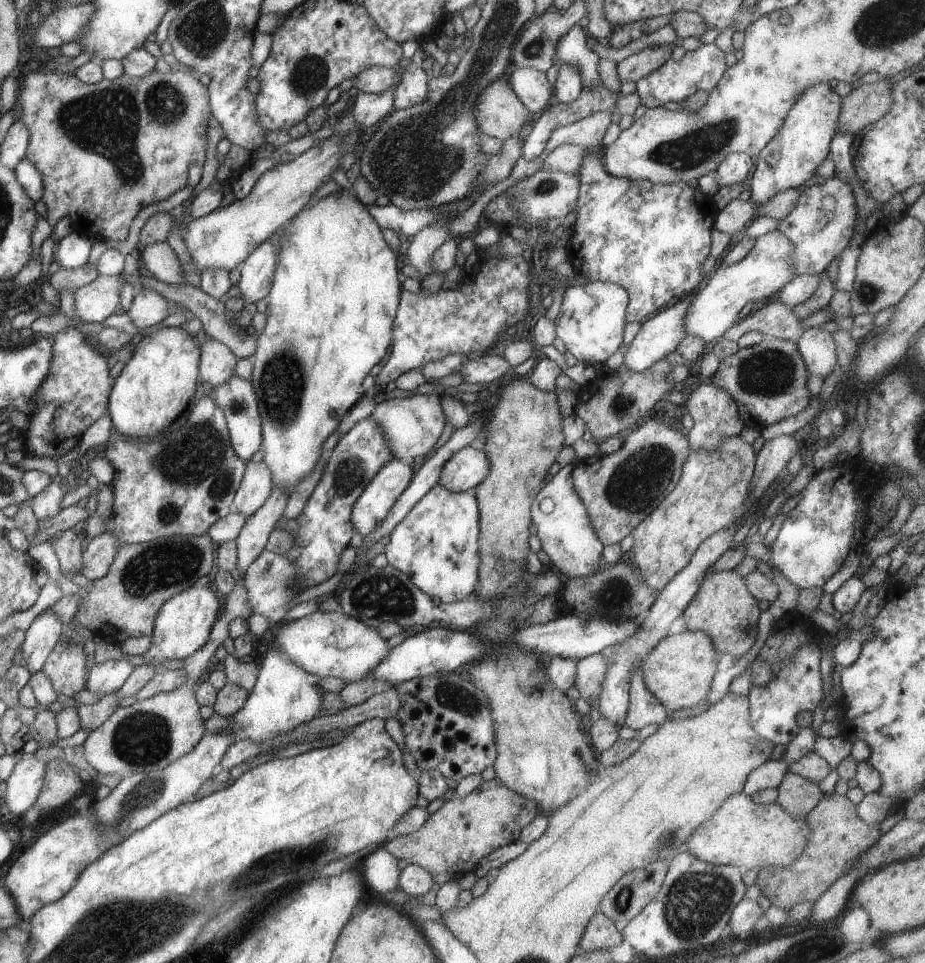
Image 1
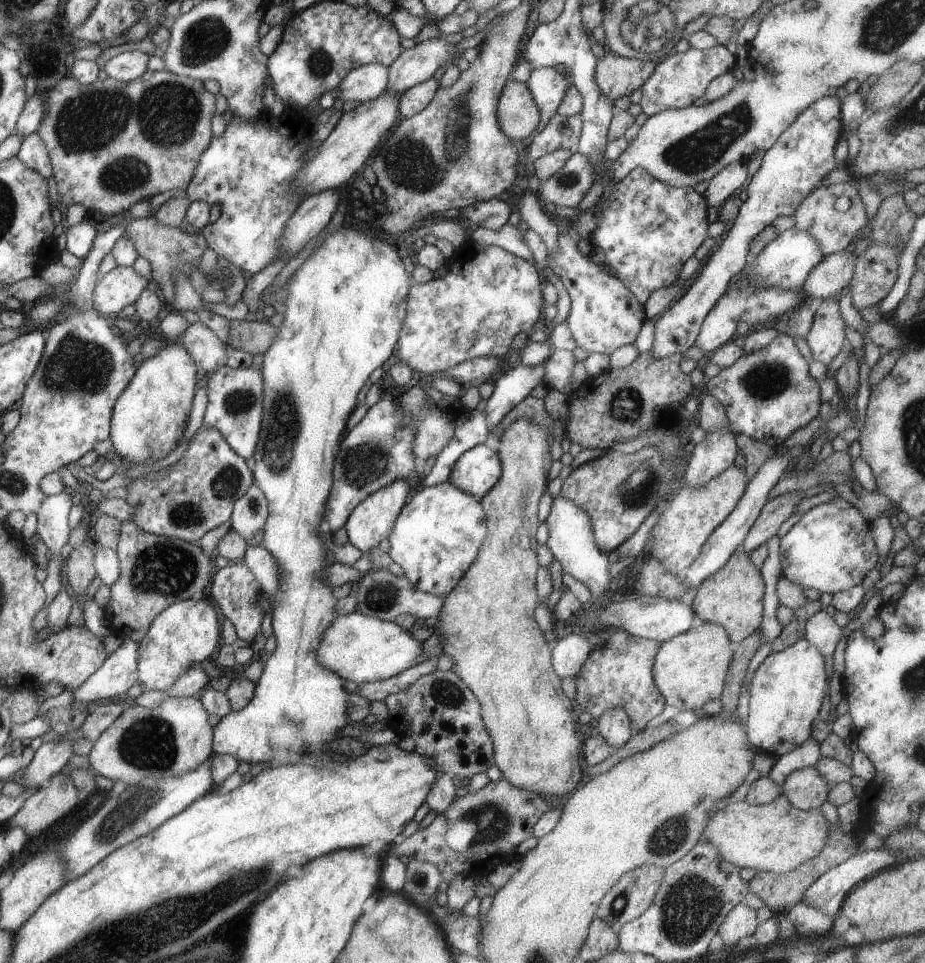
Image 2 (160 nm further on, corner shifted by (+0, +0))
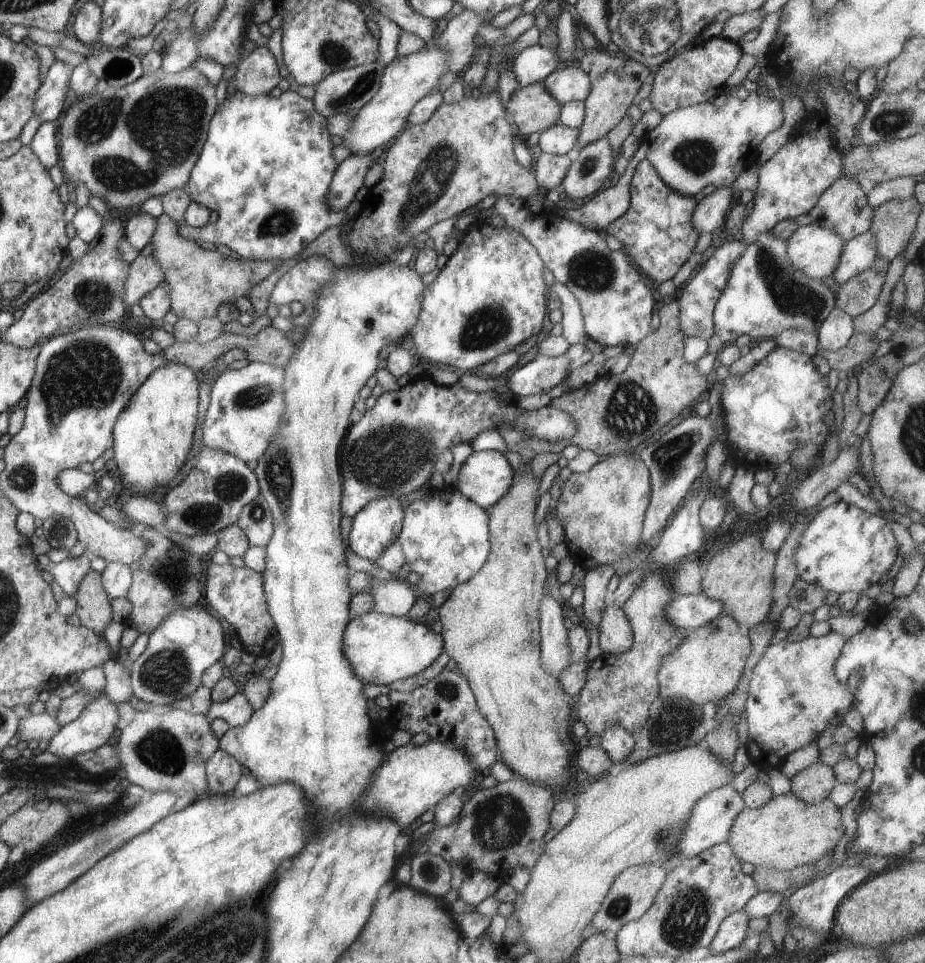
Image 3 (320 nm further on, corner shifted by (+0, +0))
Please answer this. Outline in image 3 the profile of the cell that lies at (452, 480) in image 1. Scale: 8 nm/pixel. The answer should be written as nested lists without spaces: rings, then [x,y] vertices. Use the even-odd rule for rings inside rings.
[[[496,450],[471,451],[462,465],[455,488],[478,506],[489,511],[508,490],[514,469]]]

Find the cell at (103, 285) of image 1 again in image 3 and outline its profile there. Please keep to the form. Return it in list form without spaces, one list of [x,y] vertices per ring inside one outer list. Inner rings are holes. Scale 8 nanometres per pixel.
[[[139,255],[130,264],[129,277],[125,283],[125,306],[126,310],[139,301],[148,293],[155,290],[164,280],[164,270],[160,268],[160,262],[154,255]]]

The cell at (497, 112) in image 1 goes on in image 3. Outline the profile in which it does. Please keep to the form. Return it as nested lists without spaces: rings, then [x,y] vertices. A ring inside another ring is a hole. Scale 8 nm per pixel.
[[[542,83],[519,86],[506,104],[509,120],[523,139],[559,124],[562,108]]]

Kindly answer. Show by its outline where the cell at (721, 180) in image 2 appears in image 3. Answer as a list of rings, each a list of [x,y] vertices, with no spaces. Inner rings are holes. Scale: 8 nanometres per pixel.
[[[731,187],[716,188],[710,196],[698,202],[694,216],[692,216],[692,224],[698,232],[713,235],[718,228],[724,225],[726,212],[732,202]]]

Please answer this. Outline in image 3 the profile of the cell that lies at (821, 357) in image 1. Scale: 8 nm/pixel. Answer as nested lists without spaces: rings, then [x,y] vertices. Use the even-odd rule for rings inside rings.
[[[834,304],[834,310],[818,326],[818,346],[824,351],[838,351],[848,344],[854,334],[853,319]]]

